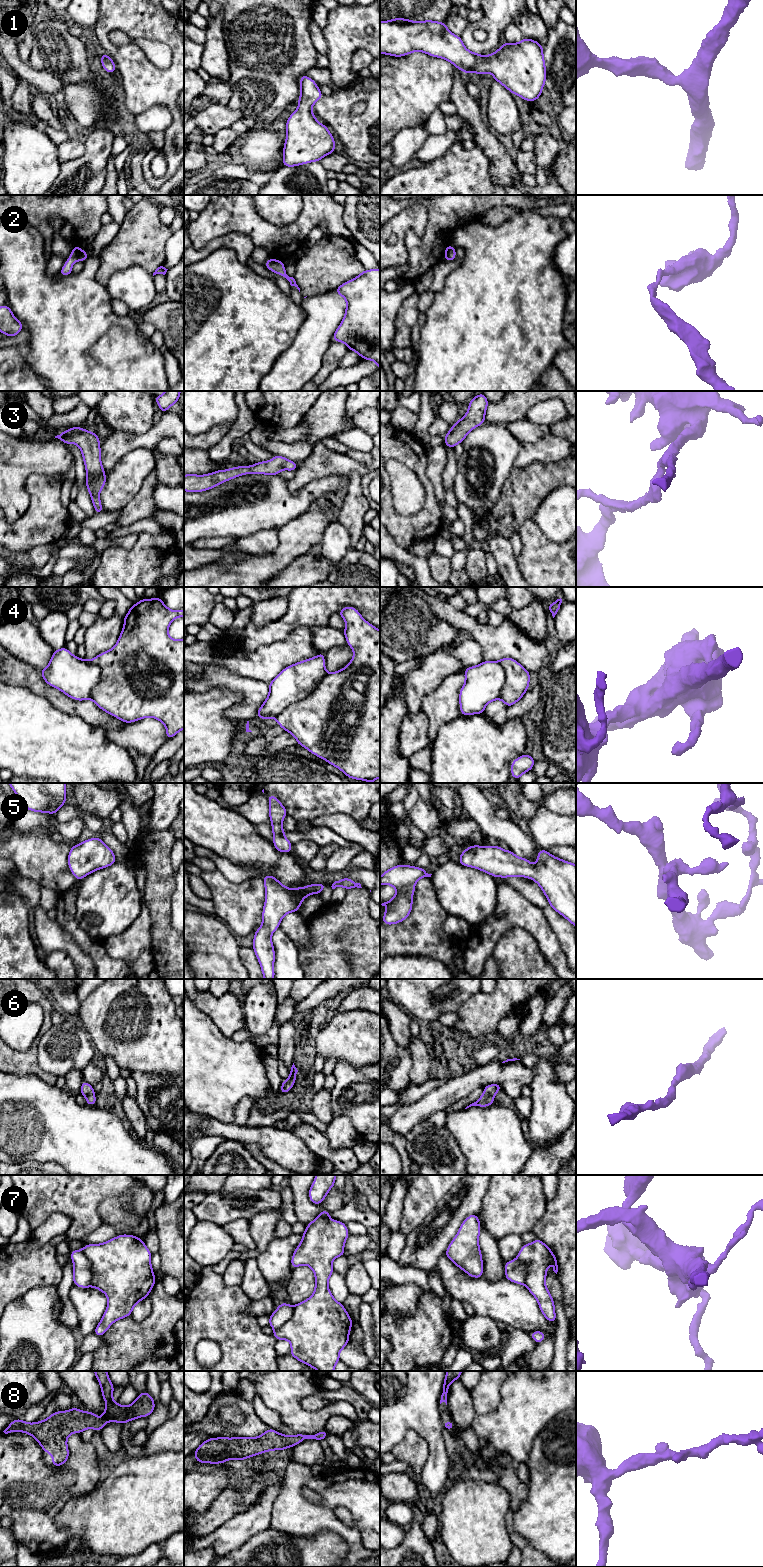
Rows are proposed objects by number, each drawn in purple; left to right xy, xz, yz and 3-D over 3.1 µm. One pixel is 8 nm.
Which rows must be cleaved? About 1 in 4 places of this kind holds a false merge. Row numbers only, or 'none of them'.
4

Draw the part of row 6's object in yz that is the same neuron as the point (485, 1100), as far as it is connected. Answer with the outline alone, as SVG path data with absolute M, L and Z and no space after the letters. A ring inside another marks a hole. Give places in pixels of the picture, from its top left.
M490 1084L484 1087L483 1095L474 1103L467 1106L465 1109L471 1106L487 1107L494 1104L494 1096L502 1088L501 1084Z

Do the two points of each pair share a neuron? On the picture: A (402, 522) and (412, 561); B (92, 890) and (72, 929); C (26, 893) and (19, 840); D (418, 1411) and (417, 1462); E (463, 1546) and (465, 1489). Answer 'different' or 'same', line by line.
A: different
B: different
C: different
D: different
E: same

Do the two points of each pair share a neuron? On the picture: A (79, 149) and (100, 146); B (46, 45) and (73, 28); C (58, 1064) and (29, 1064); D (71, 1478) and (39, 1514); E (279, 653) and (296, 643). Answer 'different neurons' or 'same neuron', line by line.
A: different neurons
B: different neurons
C: different neurons
D: same neuron
E: same neuron

